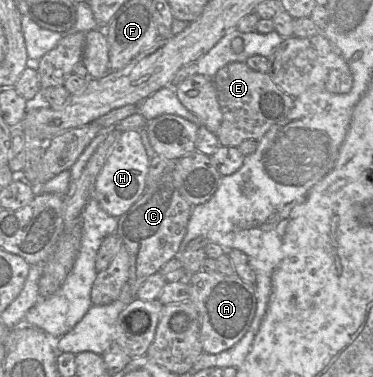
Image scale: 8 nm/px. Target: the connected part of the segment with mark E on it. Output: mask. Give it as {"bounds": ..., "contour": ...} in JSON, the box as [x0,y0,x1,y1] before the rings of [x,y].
{"bounds":[213,62,295,147],"contour":[[[246,62],[227,64],[213,80],[222,111],[222,122],[216,134],[222,146],[238,147],[245,140],[260,140],[294,107],[295,99],[281,90],[270,74],[254,71]]]}

